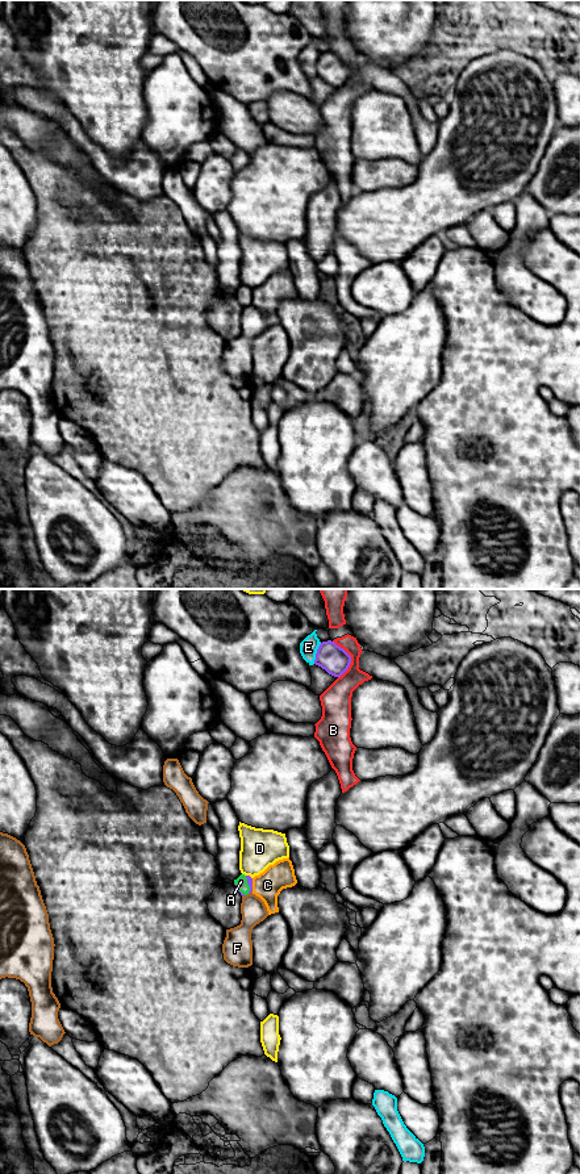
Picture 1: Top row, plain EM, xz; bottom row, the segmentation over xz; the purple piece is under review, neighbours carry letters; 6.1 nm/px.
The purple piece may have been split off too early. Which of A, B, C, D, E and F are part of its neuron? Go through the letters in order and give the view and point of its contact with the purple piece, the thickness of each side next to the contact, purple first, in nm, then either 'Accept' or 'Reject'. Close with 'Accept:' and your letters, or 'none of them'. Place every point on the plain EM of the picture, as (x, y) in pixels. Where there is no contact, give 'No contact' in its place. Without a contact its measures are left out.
A: Touches purple at xz (249, 296). Thickness 30 nm (purple) against 70 nm. Accept
B: Touches purple at xz (350, 70). Thickness 170 nm (purple) against 170 nm. Reject
C: Touches purple at xz (251, 296). Thickness 30 nm (purple) against 170 nm. Reject
D: Touches purple at xz (249, 287). Thickness 30 nm (purple) against 240 nm. Reject
E: Touches purple at xz (316, 65). Thickness 170 nm (purple) against 110 nm. Reject
F: Touches purple at xz (250, 303). Thickness 30 nm (purple) against 160 nm. Reject
Accept: A

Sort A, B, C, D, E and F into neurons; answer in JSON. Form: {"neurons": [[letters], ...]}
{"neurons": [["A"], ["B"], ["C"], ["D"], ["E"], ["F"]]}

